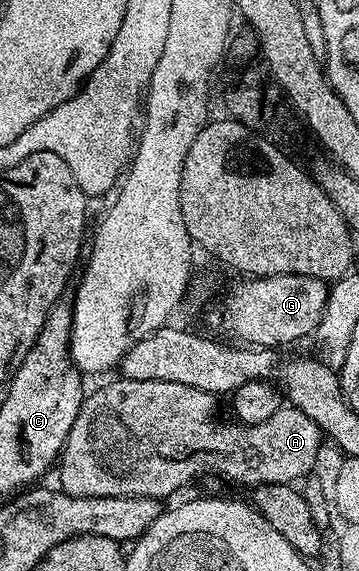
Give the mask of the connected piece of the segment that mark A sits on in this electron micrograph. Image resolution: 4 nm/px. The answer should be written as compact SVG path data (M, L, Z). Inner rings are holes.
M115 378L109 382L105 388L100 388L96 393L85 395L84 405L78 410L78 418L74 418L74 426L64 443L64 450L58 457L58 469L60 468L60 484L67 495L70 496L133 496L134 498L154 498L163 501L164 496L172 496L179 488L187 486L191 480L196 480L199 476L204 476L207 472L213 472L216 476L221 476L224 480L233 480L236 484L252 484L259 486L262 484L290 484L295 485L303 481L317 467L320 455L320 440L322 433L318 425L310 422L302 410L291 406L282 406L266 422L257 424L223 424L216 420L216 400L217 397L206 390L198 390L194 386L182 386L182 382L162 382L161 380L125 380Z

